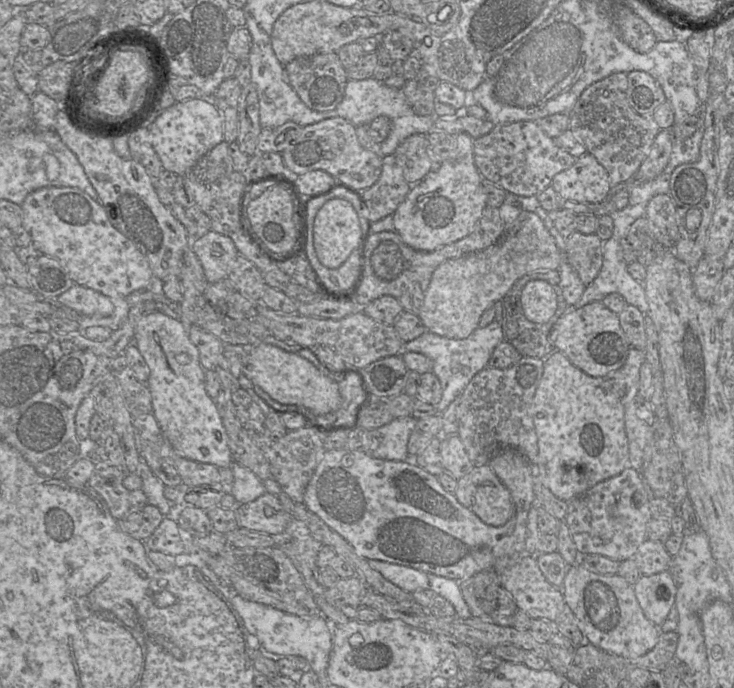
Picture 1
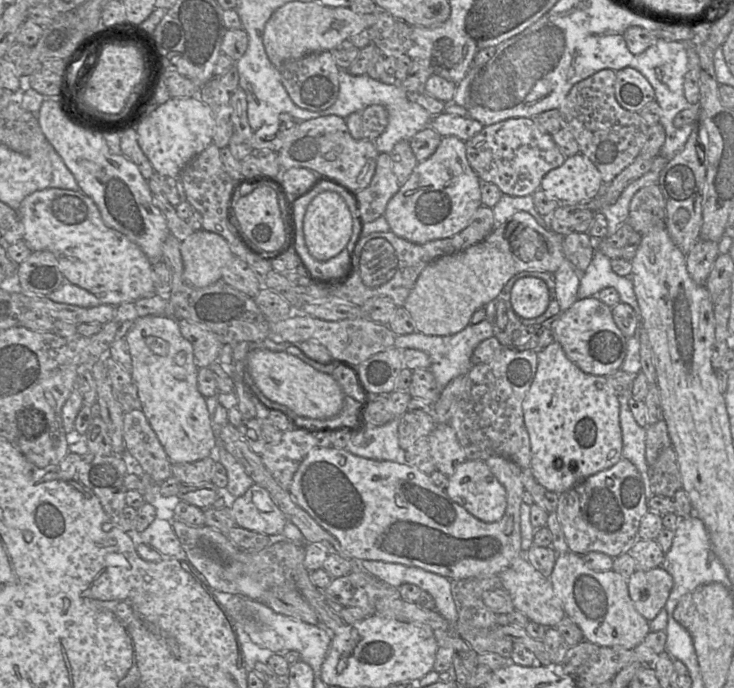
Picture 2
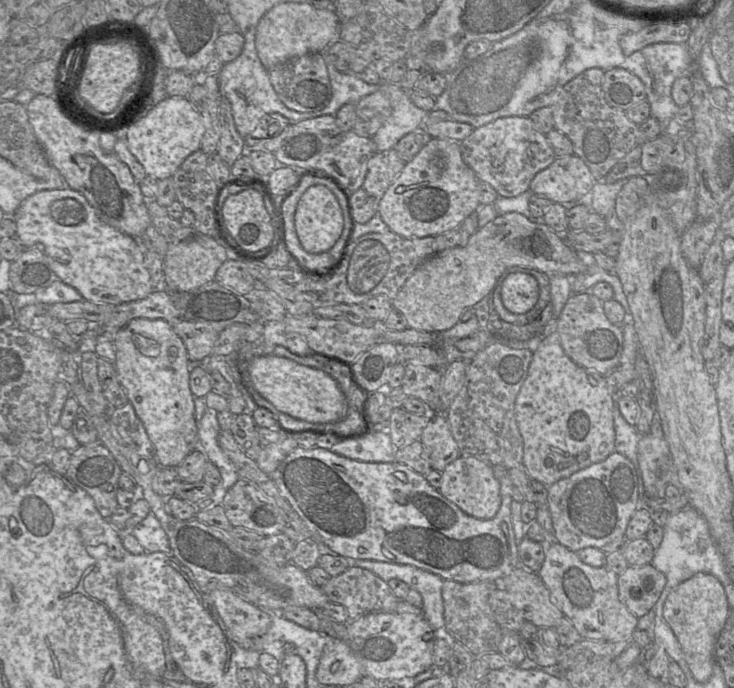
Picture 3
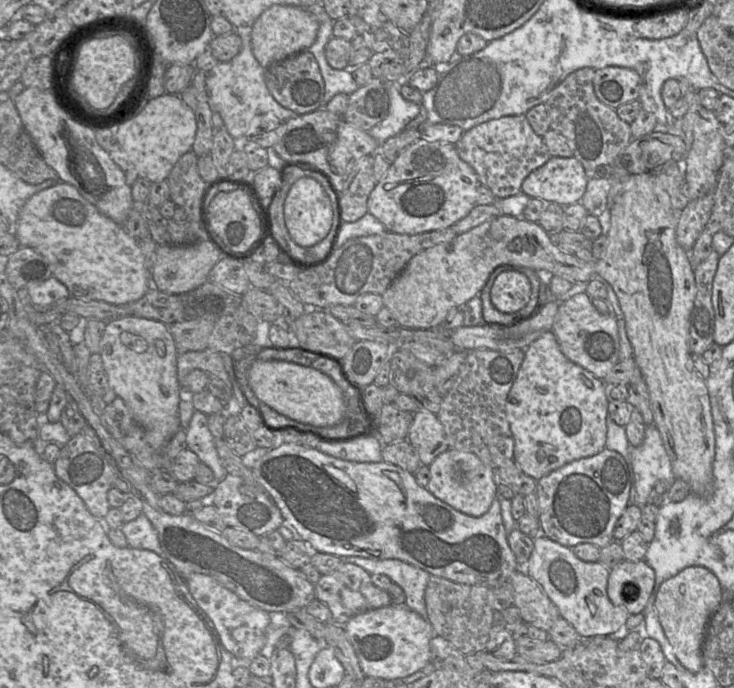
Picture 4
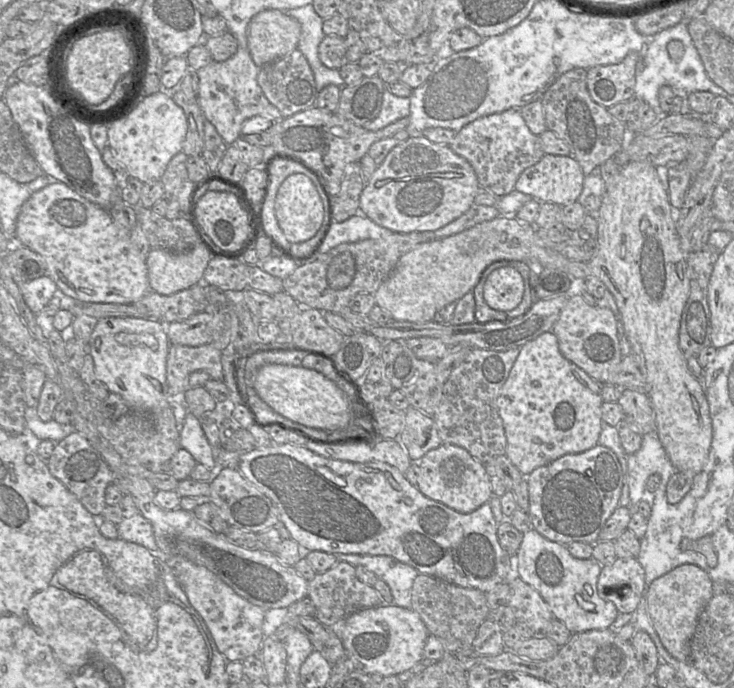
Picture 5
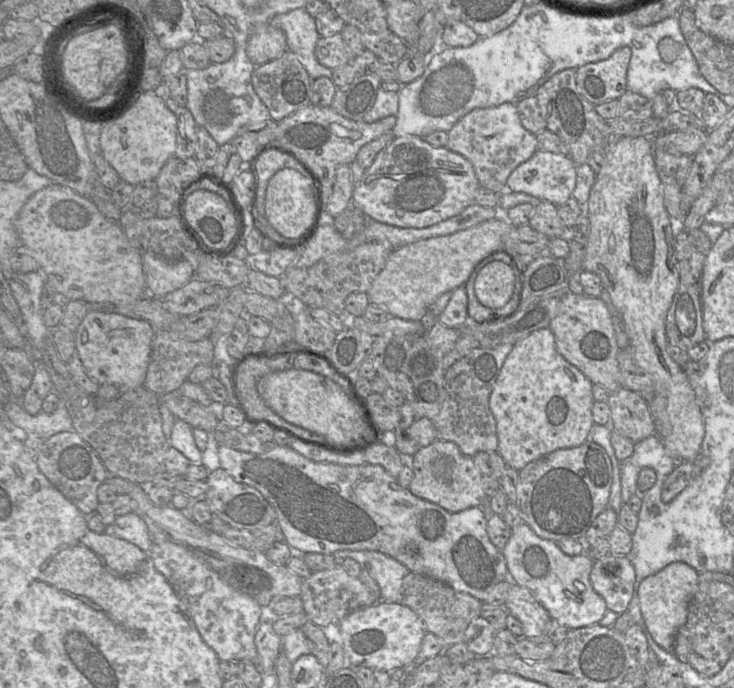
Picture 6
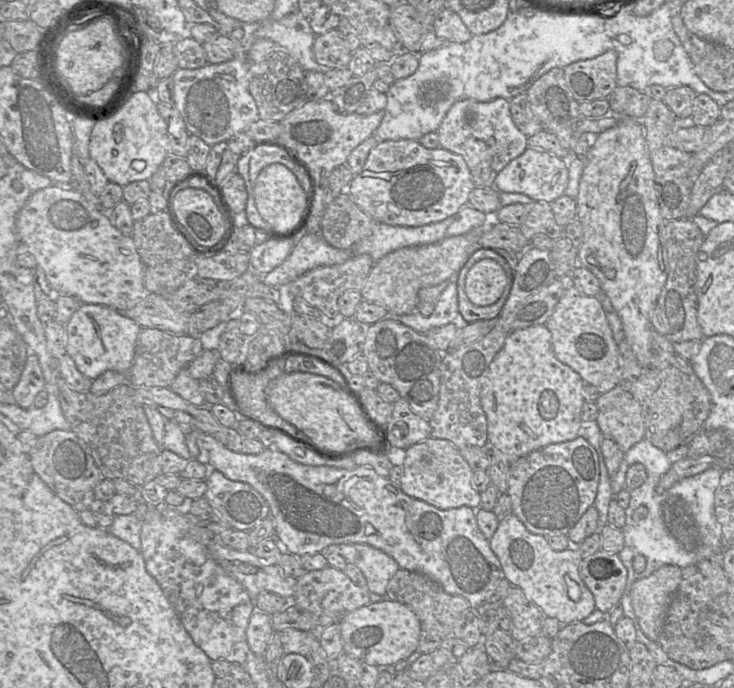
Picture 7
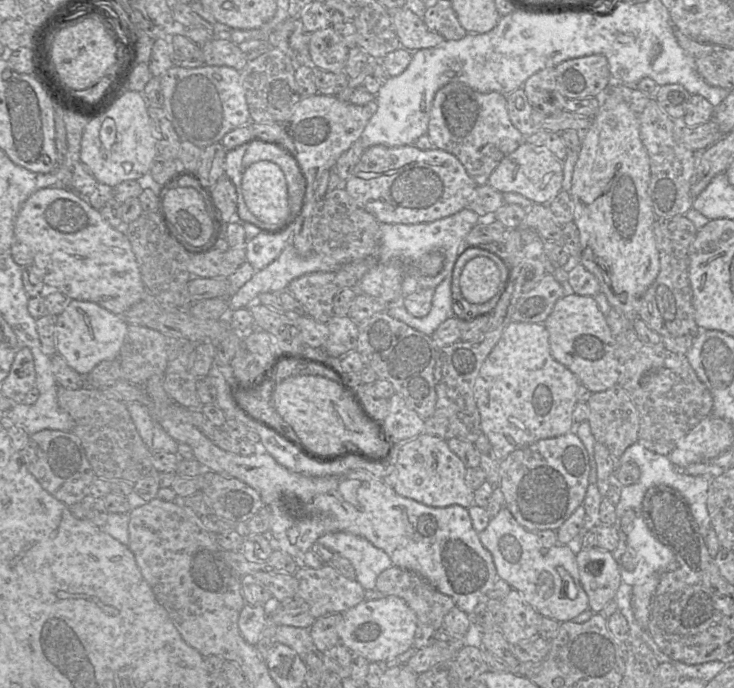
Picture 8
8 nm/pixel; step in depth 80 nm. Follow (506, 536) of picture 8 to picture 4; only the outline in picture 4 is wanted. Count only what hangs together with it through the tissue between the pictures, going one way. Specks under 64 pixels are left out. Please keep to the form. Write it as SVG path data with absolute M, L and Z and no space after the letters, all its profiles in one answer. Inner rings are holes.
M546 536L536 537L534 548L526 565L517 567L544 590L556 606L560 617L570 623L580 637L609 635L626 629L629 613L614 605L607 595L609 569L599 562L585 562L577 558L572 549Z

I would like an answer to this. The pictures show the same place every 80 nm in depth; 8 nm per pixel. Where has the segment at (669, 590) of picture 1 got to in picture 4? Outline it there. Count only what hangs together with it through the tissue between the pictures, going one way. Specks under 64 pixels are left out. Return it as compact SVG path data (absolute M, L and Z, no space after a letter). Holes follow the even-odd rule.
M623 560L609 570L607 595L630 615L643 613L655 585L655 572L643 560Z

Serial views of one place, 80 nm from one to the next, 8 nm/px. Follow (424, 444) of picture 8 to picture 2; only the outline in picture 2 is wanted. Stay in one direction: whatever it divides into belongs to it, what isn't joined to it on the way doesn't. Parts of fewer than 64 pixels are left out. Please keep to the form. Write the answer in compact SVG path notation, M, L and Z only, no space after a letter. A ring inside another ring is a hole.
M466 460L460 464L448 477L445 493L471 515L486 523L501 520L506 510L506 491L483 460Z

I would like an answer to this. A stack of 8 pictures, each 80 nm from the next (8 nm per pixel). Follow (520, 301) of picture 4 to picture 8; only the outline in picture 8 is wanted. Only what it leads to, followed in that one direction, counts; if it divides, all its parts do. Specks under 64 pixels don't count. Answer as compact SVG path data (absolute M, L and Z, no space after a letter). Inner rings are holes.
M478 256L468 261L460 275L459 284L463 297L472 304L483 304L499 291L501 283L497 264Z

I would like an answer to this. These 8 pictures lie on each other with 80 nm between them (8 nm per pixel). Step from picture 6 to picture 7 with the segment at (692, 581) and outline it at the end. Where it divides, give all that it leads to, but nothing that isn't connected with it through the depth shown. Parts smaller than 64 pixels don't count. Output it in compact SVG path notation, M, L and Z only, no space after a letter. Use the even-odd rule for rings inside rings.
M665 565L645 578L634 582L632 606L642 631L658 642L668 605L682 579L682 569Z

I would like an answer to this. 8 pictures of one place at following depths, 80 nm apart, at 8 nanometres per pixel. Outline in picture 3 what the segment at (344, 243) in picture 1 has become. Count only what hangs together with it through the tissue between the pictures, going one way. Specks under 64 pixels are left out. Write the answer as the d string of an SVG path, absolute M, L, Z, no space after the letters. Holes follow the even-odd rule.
M312 185L301 196L295 216L295 229L305 251L319 254L329 251L340 238L344 228L341 206L335 194L324 185Z

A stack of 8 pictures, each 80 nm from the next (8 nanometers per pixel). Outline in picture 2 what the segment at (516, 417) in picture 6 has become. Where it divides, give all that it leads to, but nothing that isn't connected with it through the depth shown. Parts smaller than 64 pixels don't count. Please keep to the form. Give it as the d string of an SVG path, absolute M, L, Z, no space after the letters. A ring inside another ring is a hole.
M553 341L537 353L537 370L522 402L535 480L561 494L622 458L620 404L606 376L580 370Z

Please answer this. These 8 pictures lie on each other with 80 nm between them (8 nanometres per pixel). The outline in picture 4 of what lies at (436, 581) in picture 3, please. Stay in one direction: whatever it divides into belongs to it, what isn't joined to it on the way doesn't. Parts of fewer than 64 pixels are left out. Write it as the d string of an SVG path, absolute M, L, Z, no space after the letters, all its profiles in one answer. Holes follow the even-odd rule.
M359 556L342 558L344 562L356 564L370 574L383 574L402 588L405 606L426 618L425 589L431 577L428 572L398 559L371 559Z

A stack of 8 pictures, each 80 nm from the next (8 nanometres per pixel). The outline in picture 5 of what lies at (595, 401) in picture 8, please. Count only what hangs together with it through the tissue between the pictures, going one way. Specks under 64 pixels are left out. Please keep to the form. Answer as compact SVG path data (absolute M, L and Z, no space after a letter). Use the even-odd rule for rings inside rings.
M623 389L618 404L624 412L620 425L628 425L642 436L656 431L655 414L647 393L636 389Z

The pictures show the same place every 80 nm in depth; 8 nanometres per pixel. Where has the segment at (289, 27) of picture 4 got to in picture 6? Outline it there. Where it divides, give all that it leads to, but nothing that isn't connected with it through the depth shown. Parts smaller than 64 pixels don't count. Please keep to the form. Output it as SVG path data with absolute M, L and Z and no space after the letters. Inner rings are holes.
M269 23L255 27L246 46L247 56L255 66L279 58L287 50L284 31Z

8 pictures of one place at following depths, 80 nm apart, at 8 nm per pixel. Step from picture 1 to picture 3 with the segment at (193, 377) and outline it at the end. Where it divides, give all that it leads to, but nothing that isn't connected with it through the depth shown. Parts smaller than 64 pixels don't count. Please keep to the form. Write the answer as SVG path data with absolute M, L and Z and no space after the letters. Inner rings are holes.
M136 318L116 332L114 345L119 382L153 444L155 462L158 467L176 468L198 443L195 396L189 385L191 362L185 344L169 322Z

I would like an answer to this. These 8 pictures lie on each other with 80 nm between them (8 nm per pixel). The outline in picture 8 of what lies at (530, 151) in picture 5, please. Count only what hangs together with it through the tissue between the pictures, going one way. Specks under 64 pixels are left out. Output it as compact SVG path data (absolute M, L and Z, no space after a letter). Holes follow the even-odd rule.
M460 82L448 83L436 92L426 135L429 136L435 148L456 156L478 186L487 185L489 176L501 160L524 143L524 136L509 118L506 95L496 91L478 92Z

